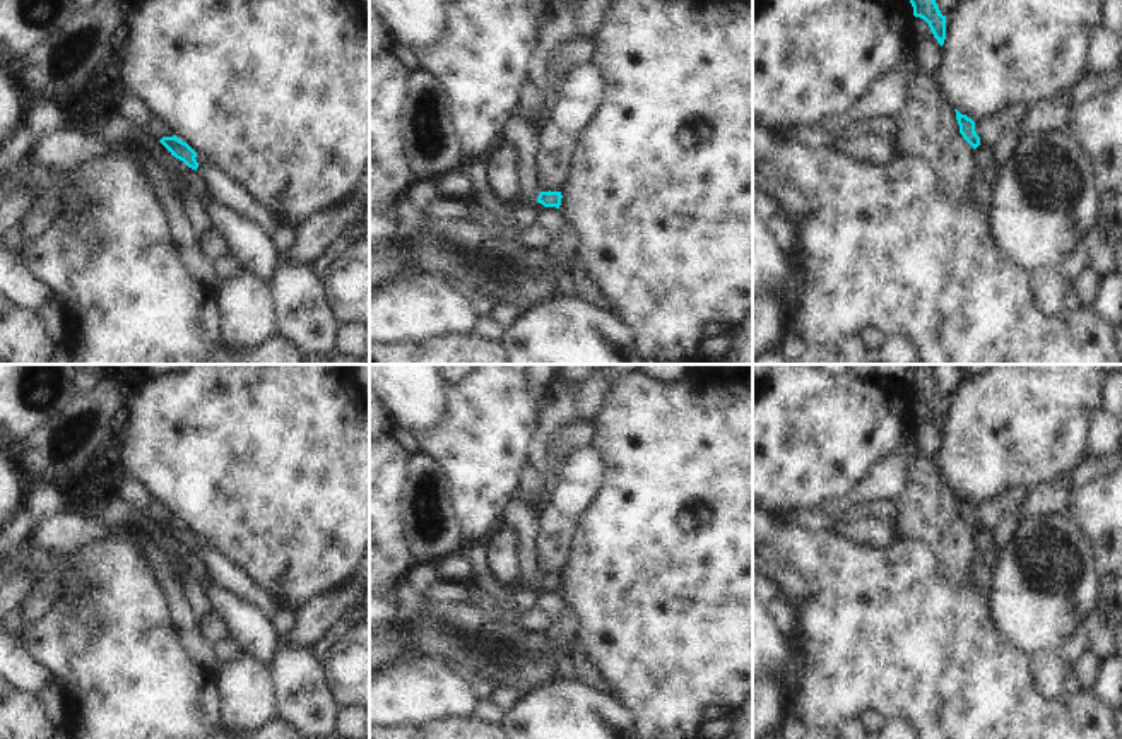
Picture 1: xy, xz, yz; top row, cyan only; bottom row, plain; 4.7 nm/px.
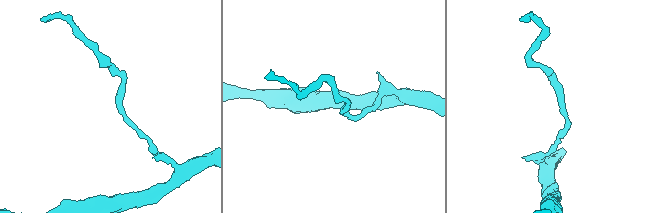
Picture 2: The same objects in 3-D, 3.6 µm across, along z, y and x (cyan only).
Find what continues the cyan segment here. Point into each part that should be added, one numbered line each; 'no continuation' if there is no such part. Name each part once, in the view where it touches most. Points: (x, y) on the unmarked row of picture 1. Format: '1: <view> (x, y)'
no continuation

